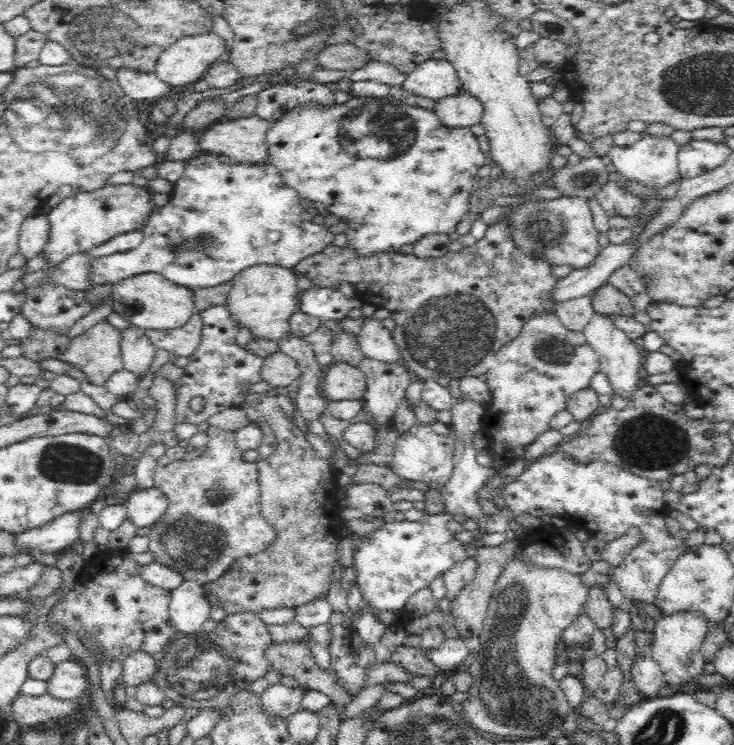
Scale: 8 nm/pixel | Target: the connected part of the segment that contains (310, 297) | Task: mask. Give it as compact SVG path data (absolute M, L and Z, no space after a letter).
M312 285L299 295L299 311L316 316L318 320L340 320L354 309L362 309L364 303L356 296L347 298L340 289Z

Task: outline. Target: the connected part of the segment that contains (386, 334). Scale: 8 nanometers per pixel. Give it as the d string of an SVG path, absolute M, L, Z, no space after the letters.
M374 315L363 318L357 339L364 357L391 363L403 354L391 331L382 323L382 319Z

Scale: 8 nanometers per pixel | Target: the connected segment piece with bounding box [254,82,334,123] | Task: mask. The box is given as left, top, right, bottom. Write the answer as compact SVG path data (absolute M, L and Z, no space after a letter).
M316 82L278 84L258 94L258 106L254 114L273 123L289 113L292 108L308 103L330 106L334 103L334 91Z

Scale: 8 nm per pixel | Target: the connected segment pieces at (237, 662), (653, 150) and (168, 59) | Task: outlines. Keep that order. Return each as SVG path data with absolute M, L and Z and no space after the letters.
M242 611L227 614L224 620L218 622L215 629L209 633L212 646L221 656L227 656L227 666L230 678L239 689L250 689L251 684L263 677L270 669L265 658L266 646L272 644L273 638L267 626L252 611Z
M645 134L642 140L626 146L613 144L607 156L612 160L612 164L618 169L618 173L626 179L639 180L650 186L660 186L662 188L667 182L672 182L680 177L678 171L677 155L679 147L672 139L650 136Z
M214 32L185 37L162 52L155 74L177 90L186 88L203 79L204 74L227 53L224 40Z

